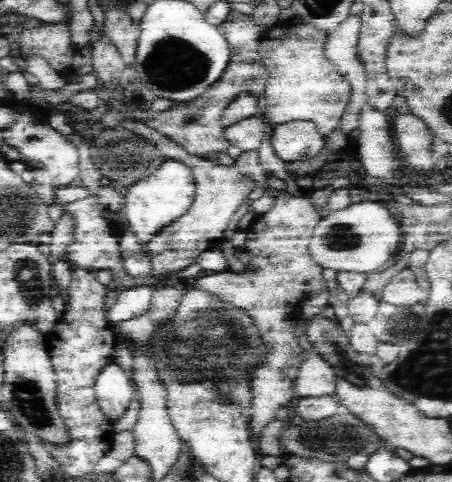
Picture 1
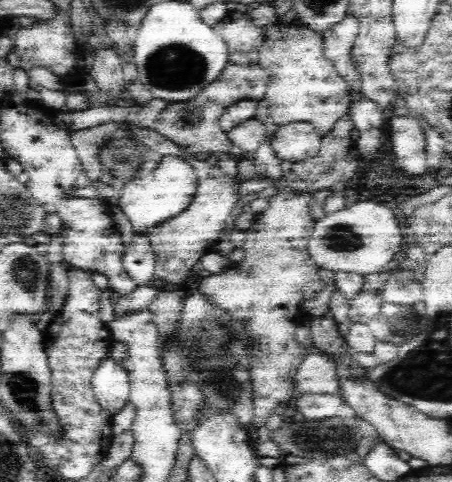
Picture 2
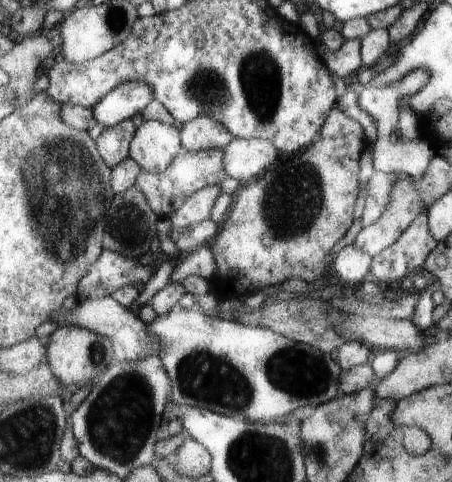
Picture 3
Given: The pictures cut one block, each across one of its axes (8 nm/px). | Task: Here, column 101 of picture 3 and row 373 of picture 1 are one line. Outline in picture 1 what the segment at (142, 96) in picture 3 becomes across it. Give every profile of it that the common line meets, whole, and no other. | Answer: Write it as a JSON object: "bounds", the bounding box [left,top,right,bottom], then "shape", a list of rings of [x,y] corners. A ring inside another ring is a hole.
{"bounds":[96,362,136,426],"shape":[[[110,362],[98,376],[96,398],[98,408],[102,410],[104,416],[108,416],[110,424],[114,426],[124,416],[130,402],[134,402],[136,398],[134,384],[132,380],[128,380],[126,372],[118,364]]]}

